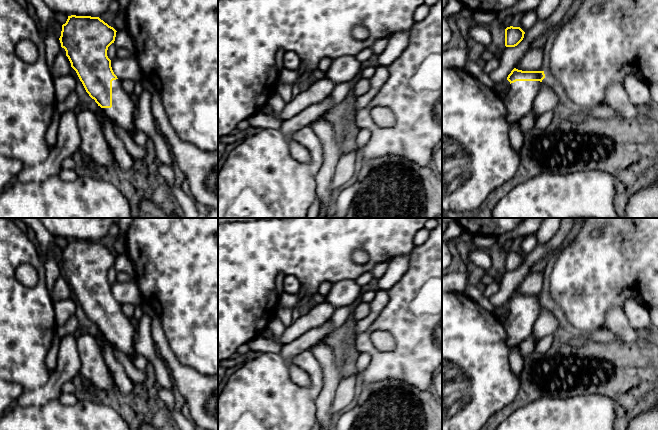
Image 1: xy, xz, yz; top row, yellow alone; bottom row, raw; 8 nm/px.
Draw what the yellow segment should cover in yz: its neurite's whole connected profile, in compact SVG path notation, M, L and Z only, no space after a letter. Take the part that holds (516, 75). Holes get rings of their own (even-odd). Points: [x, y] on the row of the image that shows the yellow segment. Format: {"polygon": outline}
{"polygon": "M516 68L508 75L510 90L503 101L509 127L532 111L534 98L544 78L544 71L522 71Z"}

